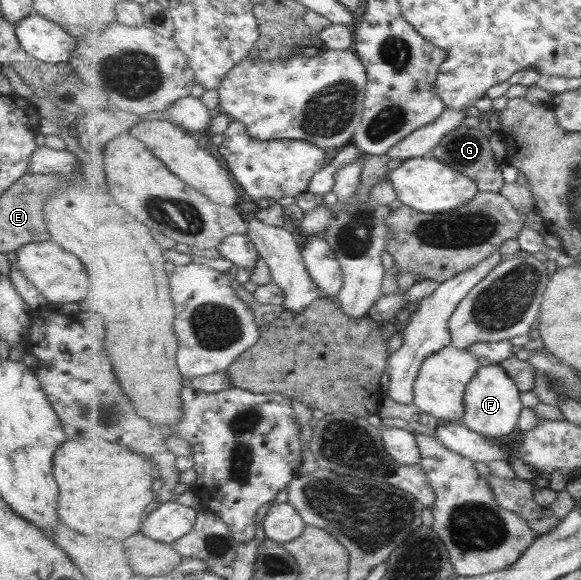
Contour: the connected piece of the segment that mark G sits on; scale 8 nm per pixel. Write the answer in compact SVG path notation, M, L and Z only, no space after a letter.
M462 124L458 129L445 135L444 139L440 141L440 145L433 149L430 156L450 165L450 168L460 171L460 174L475 180L480 188L479 191L500 192L506 184L506 181L502 179L501 165L494 160L494 153L490 147L490 137L486 137L480 128L474 129Z

